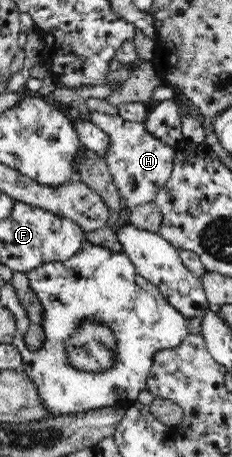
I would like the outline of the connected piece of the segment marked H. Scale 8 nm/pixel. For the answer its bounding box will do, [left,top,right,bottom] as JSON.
[85,110,175,209]

